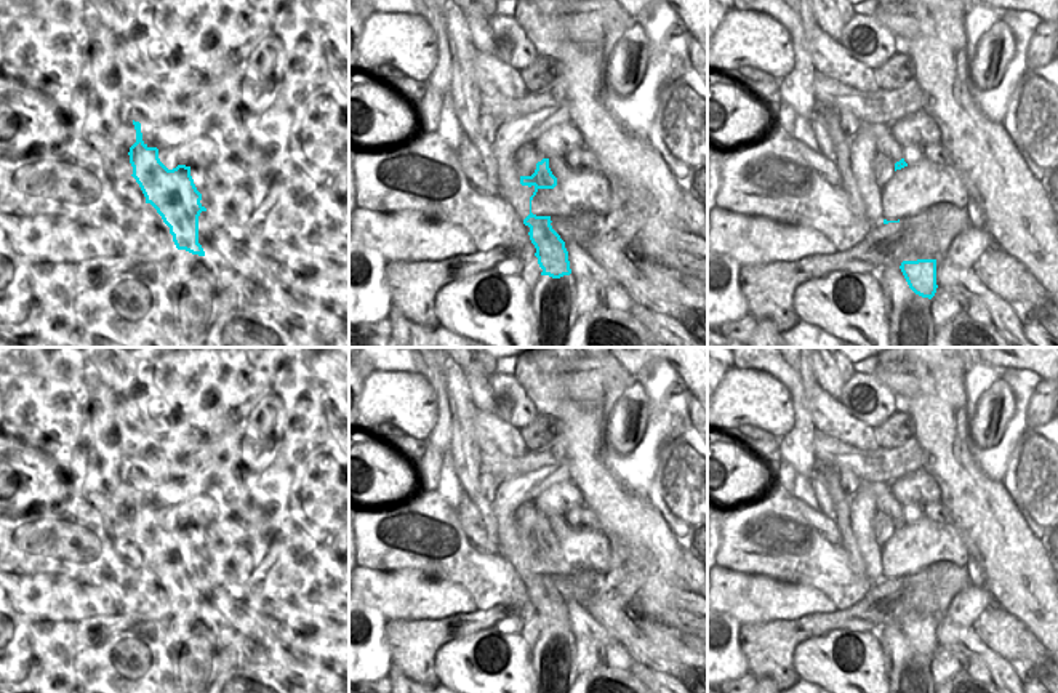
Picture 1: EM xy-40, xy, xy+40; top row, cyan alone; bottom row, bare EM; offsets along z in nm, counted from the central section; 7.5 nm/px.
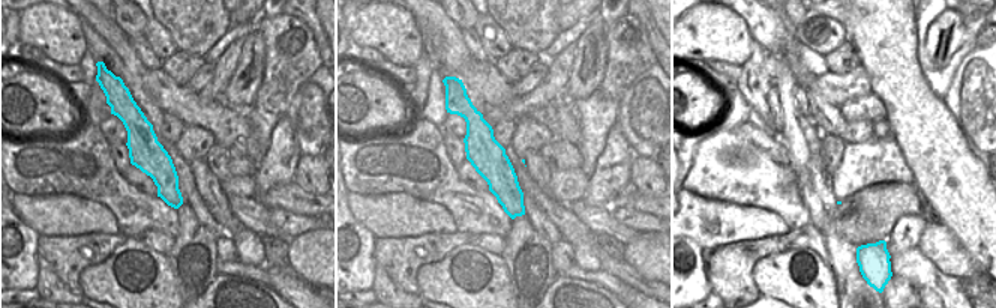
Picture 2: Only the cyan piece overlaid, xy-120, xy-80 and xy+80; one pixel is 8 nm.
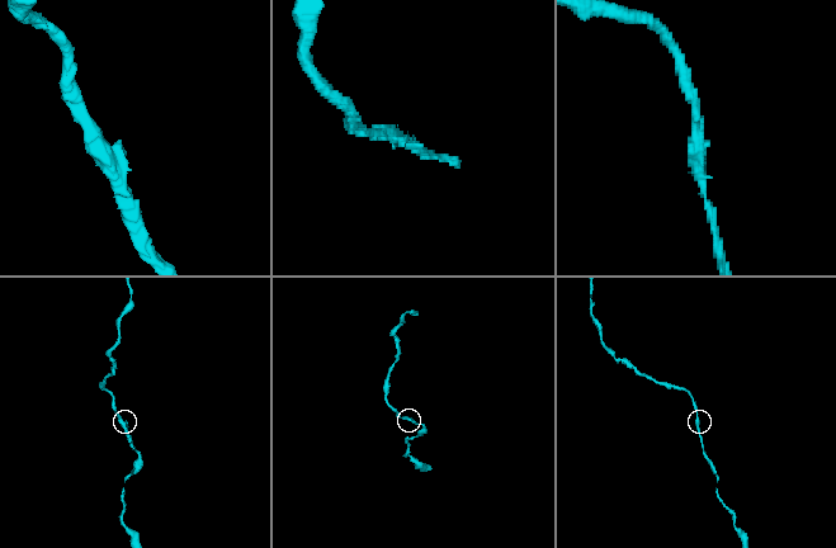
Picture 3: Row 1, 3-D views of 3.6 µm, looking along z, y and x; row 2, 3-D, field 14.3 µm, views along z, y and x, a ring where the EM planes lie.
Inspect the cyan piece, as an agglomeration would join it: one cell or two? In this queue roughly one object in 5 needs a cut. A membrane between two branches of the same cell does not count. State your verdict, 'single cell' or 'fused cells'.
single cell

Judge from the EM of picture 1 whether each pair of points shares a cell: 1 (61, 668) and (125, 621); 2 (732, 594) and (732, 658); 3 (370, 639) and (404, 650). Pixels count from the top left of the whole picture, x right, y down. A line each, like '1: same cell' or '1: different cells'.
1: same cell
2: different cells
3: different cells

